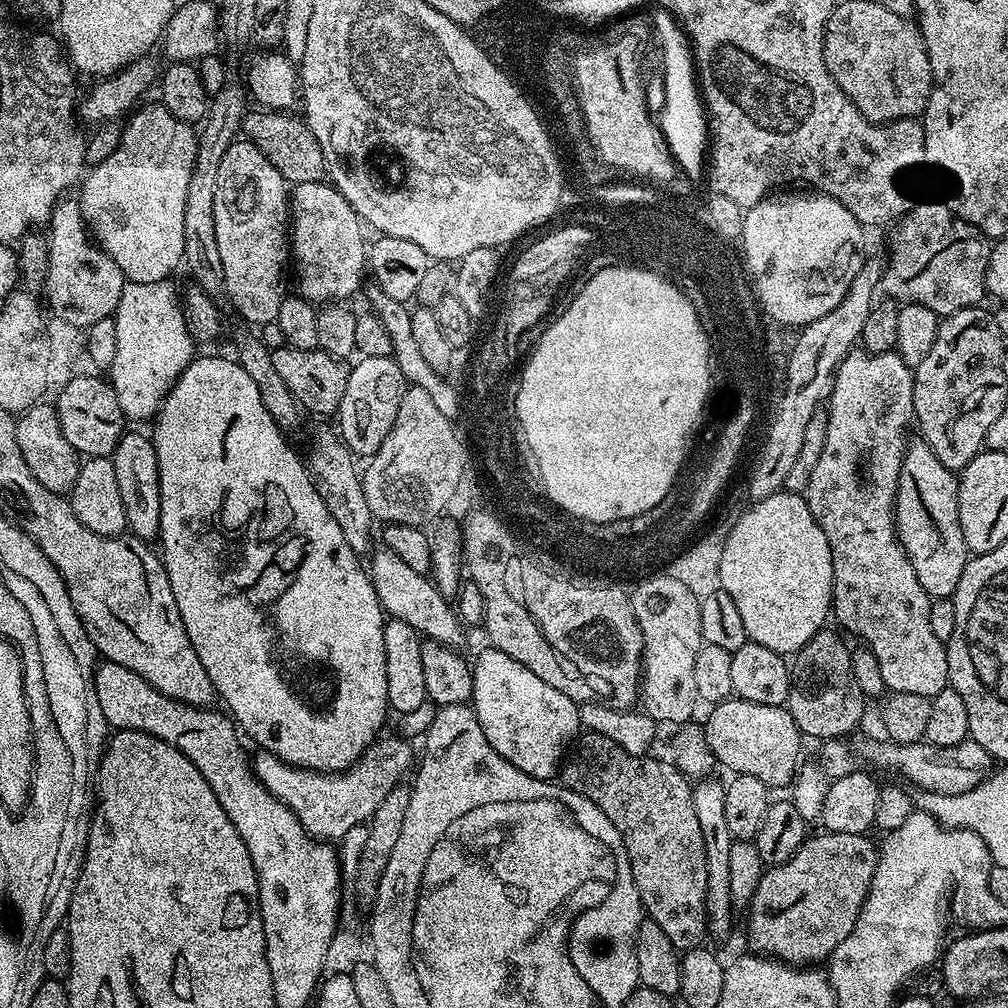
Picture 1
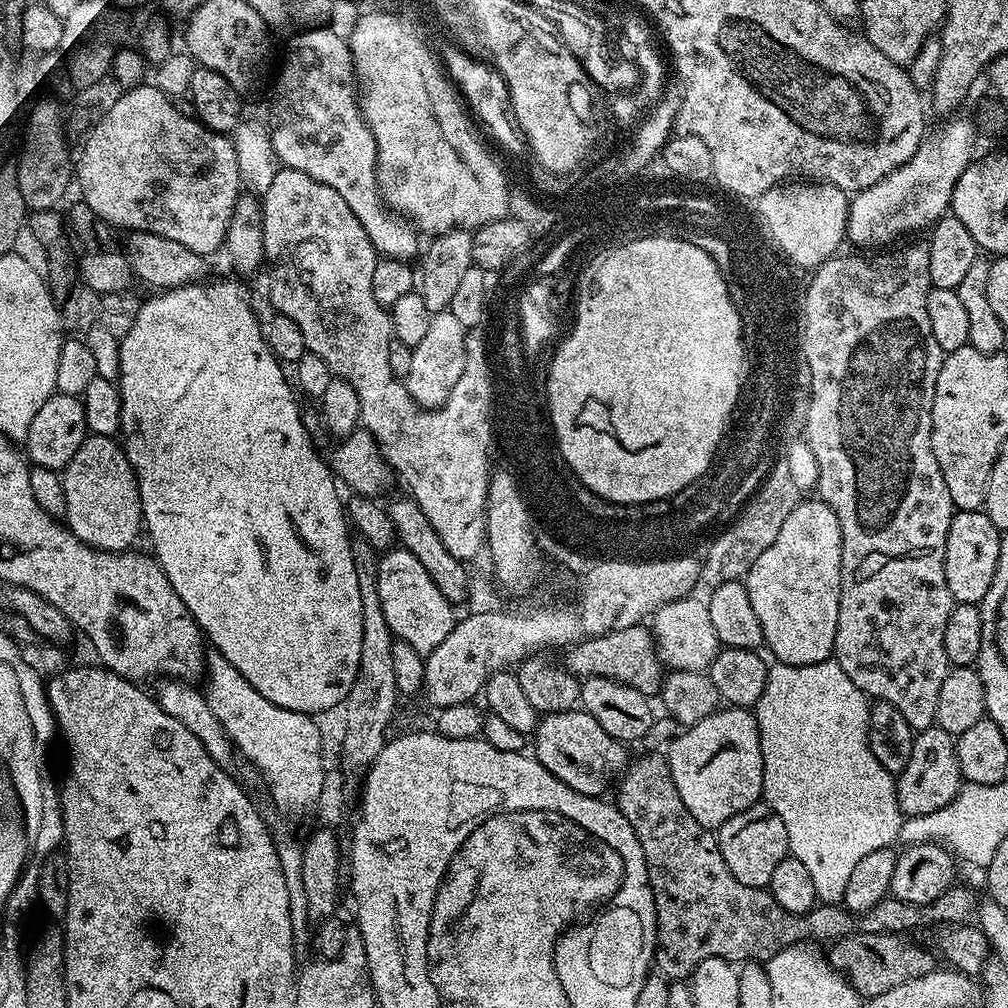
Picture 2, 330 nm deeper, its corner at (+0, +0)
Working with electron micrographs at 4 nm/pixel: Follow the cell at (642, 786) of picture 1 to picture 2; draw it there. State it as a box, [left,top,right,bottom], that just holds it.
[614,754,857,982]

